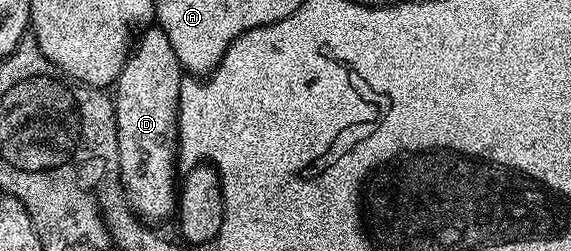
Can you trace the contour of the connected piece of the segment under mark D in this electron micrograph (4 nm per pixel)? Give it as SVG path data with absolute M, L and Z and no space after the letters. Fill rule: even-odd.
M149 26L139 33L131 49L126 66L120 72L114 85L116 105L116 133L118 134L118 158L120 159L120 180L127 193L128 205L145 222L164 220L178 208L178 172L176 176L176 115L182 69L170 46L170 38L158 26Z

